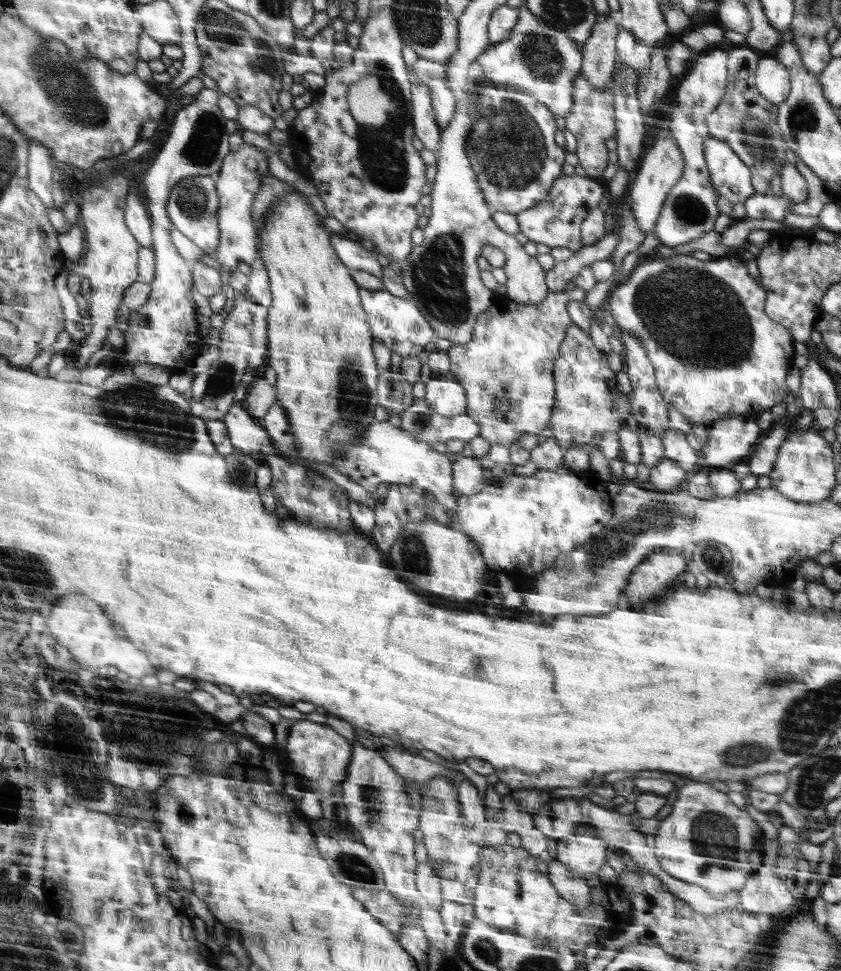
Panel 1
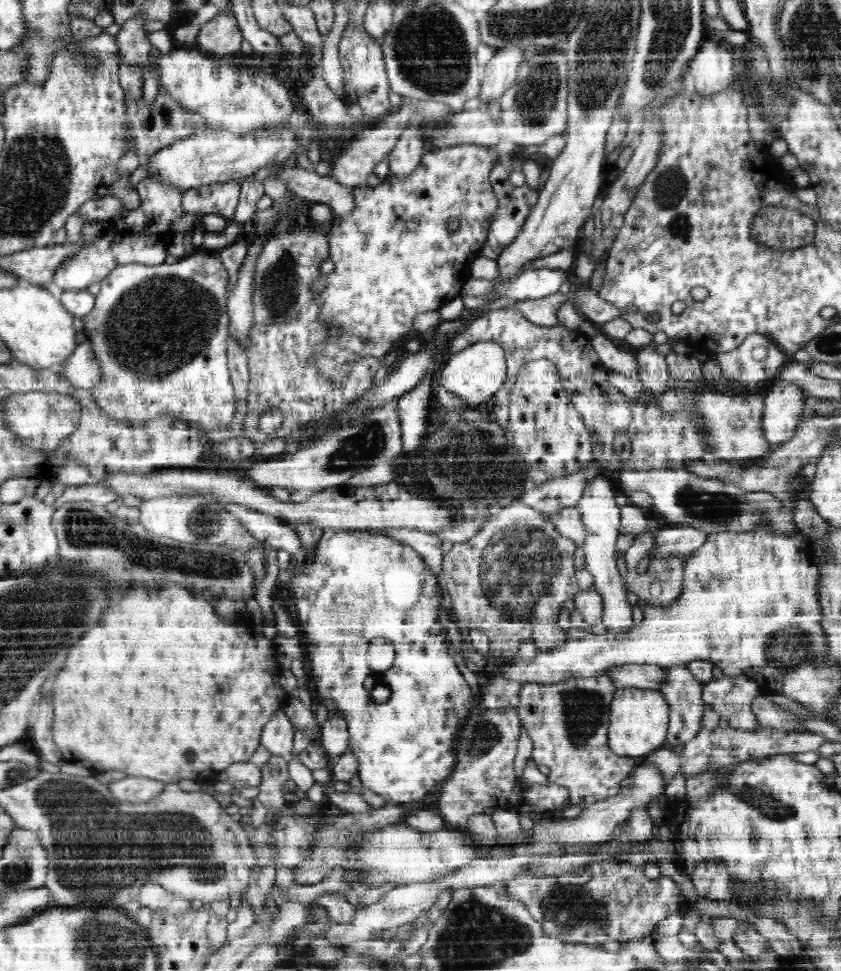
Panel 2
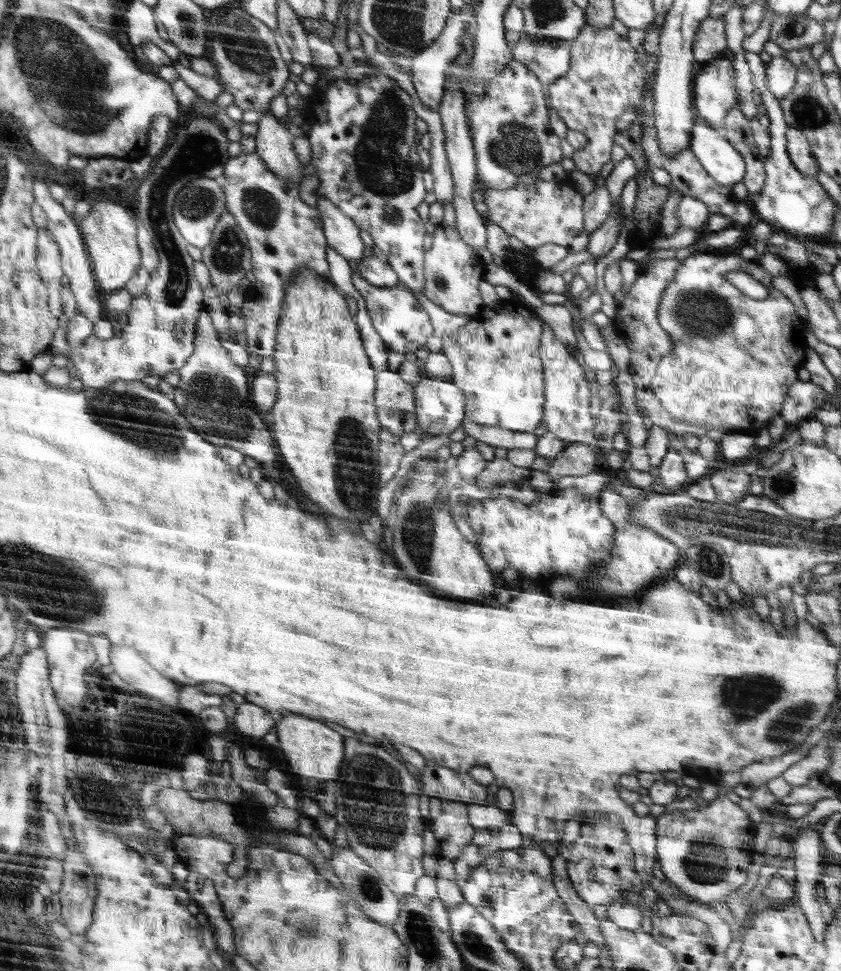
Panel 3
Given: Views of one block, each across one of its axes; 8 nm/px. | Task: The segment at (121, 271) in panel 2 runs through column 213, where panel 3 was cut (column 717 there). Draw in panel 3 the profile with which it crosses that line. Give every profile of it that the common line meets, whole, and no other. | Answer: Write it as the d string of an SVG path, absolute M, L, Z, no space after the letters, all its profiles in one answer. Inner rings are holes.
M696 251L683 260L683 266L680 266L679 272L677 272L675 278L672 279L671 286L668 286L667 290L664 291L663 300L661 300L659 306L660 325L664 332L671 334L672 341L675 342L675 347L672 349L670 355L664 357L659 364L659 368L656 371L654 378L651 379L653 394L660 401L660 404L664 409L666 409L674 419L681 423L688 422L688 424L694 424L694 426L700 426L707 430L720 430L722 433L738 431L749 433L752 436L758 436L758 432L763 428L768 428L772 419L776 418L776 415L780 415L780 409L784 404L786 395L788 395L790 385L798 380L796 370L798 370L798 366L802 366L804 354L807 354L806 348L809 348L807 344L808 340L806 339L806 322L798 316L796 307L792 305L790 299L772 285L772 278L774 276L761 266L758 260L750 262L750 260L740 257L740 255L724 255L714 251ZM736 270L748 272L748 274L752 275L756 280L759 280L766 286L768 297L764 300L754 300L749 296L744 296L734 284L730 284L730 282L724 278L724 273Z

